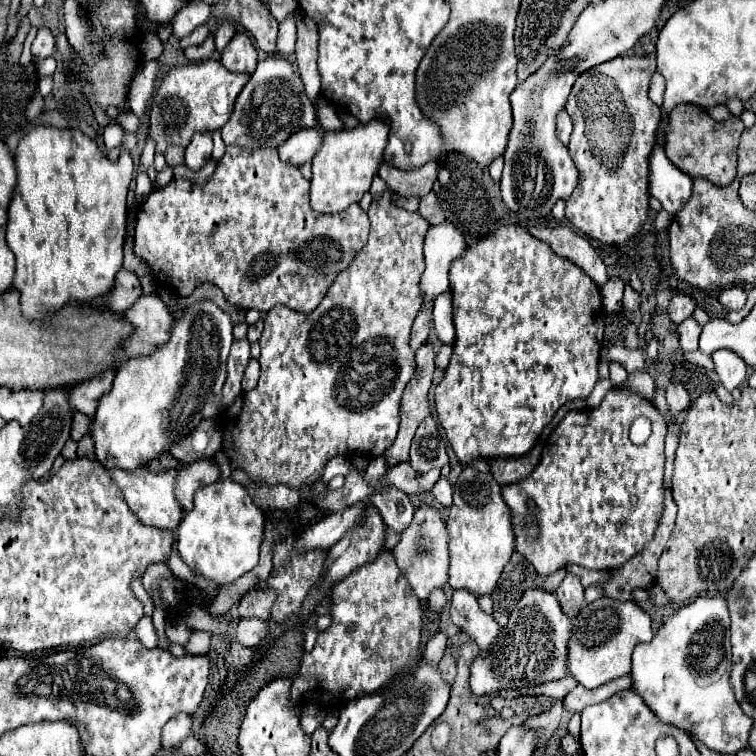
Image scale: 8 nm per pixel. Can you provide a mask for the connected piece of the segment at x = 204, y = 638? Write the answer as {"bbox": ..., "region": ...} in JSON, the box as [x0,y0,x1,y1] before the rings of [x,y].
{"bbox":[185,630,211,656],"region":[[[195,630],[195,632],[191,632],[189,642],[185,644],[185,654],[189,654],[189,656],[205,656],[207,650],[209,650],[209,642],[211,642],[209,632]]]}

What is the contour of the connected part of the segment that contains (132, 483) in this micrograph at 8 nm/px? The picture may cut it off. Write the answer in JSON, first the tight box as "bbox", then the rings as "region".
{"bbox":[109,468,185,528],"region":[[[113,468],[113,470],[109,470],[109,474],[111,474],[113,484],[121,490],[123,498],[127,500],[129,510],[135,512],[135,516],[143,524],[155,526],[155,528],[177,528],[181,524],[181,518],[185,516],[185,512],[175,498],[177,470],[165,470],[165,472],[157,474],[157,472],[151,472],[147,468],[137,468],[133,472]]]}

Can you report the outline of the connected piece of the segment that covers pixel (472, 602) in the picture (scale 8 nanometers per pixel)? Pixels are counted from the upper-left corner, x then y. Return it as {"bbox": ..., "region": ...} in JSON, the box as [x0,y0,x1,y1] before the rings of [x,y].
{"bbox":[451,590,501,652],"region":[[[455,590],[451,602],[451,620],[471,638],[483,652],[491,652],[493,644],[501,636],[501,628],[497,622],[485,614],[477,598],[467,590]]]}

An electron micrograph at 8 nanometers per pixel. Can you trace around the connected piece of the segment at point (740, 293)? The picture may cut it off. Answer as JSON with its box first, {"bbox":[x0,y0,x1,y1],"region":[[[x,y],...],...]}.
{"bbox":[719,286,747,310],"region":[[[733,286],[733,288],[727,288],[721,292],[719,296],[719,302],[727,308],[727,310],[741,310],[745,306],[745,300],[747,300],[747,292],[745,288],[741,286]]]}

